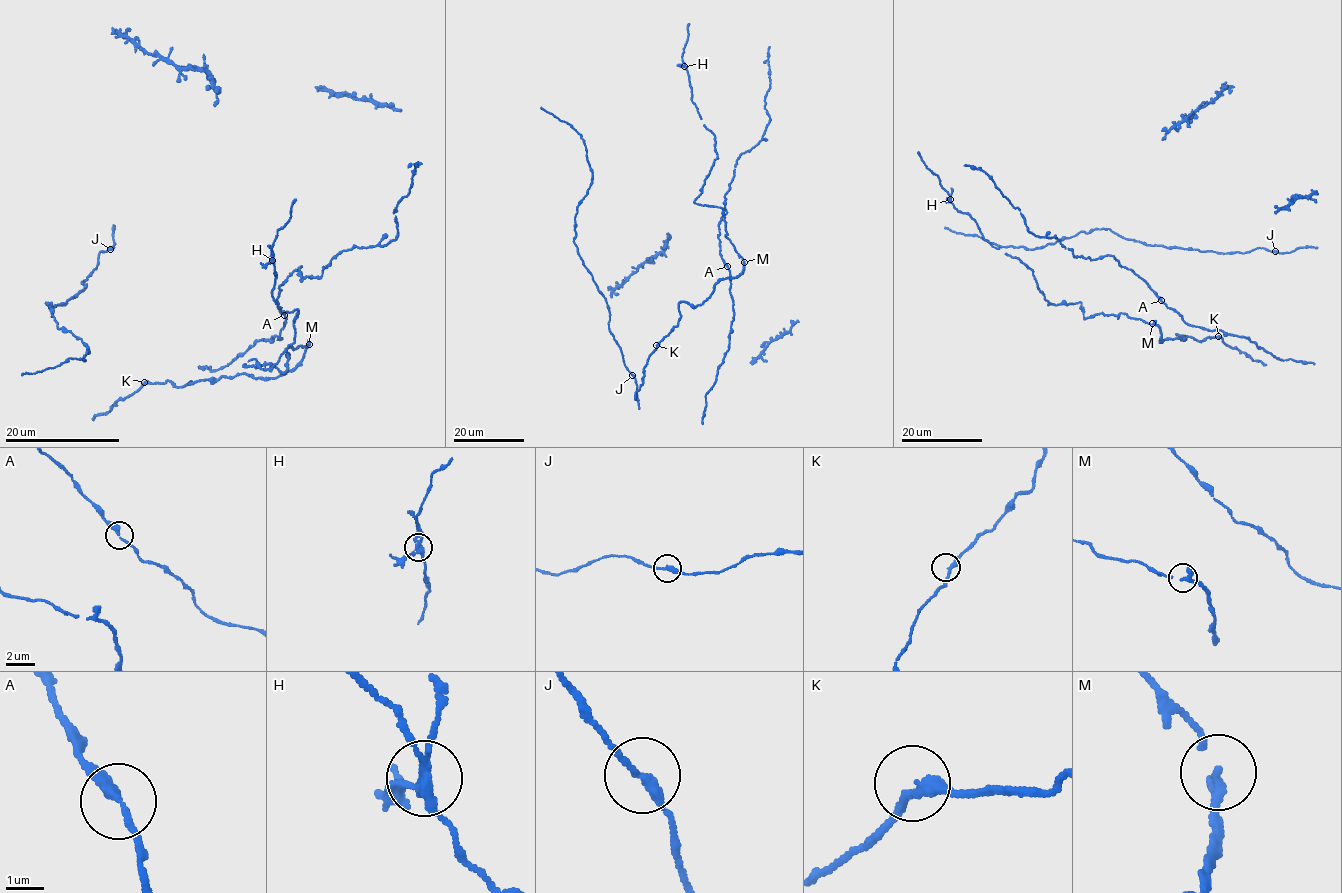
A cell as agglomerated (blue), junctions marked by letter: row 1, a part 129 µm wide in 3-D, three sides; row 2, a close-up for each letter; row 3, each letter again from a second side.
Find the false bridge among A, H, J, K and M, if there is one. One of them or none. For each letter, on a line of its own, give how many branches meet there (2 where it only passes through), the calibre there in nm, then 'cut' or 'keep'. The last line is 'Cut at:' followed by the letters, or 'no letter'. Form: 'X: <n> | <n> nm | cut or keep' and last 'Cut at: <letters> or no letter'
A: 2 | 280 nm | keep
H: 4 | 240 nm | cut
J: 2 | 240 nm | keep
K: 2 | 280 nm | keep
M: 2 | 280 nm | keep
Cut at: H

